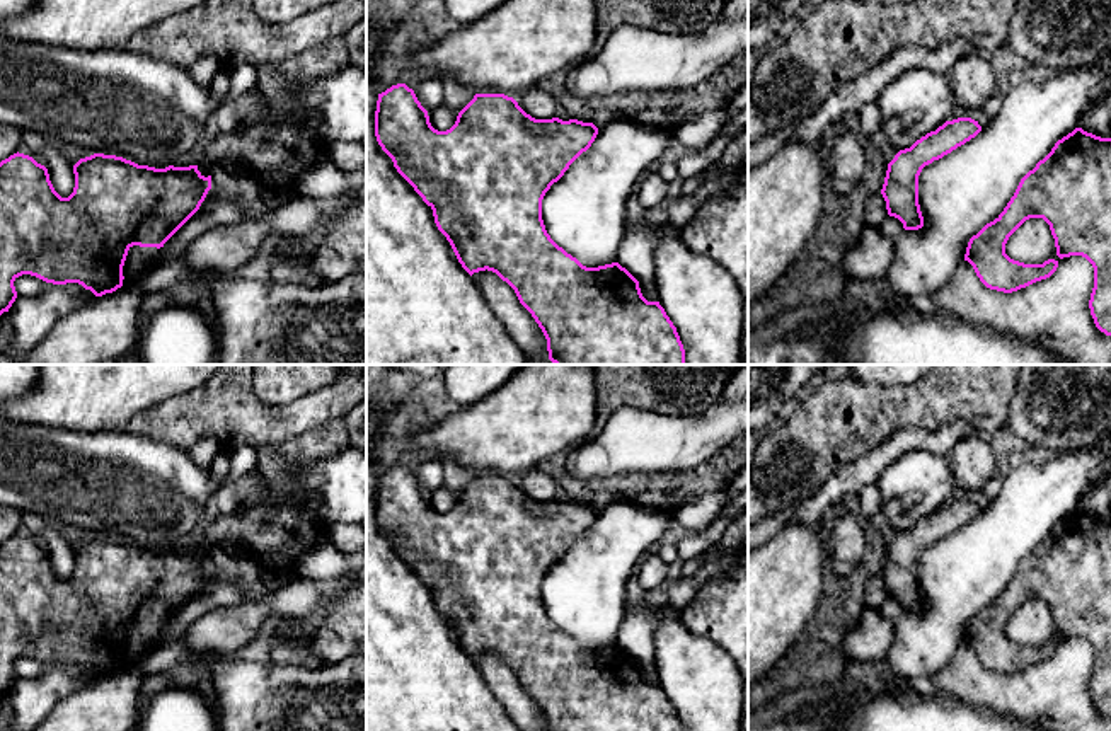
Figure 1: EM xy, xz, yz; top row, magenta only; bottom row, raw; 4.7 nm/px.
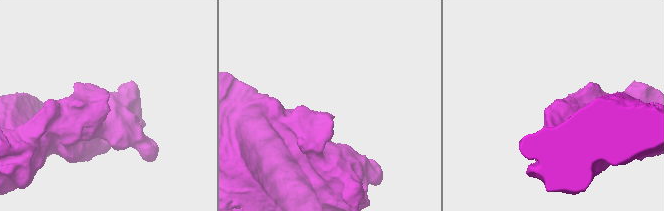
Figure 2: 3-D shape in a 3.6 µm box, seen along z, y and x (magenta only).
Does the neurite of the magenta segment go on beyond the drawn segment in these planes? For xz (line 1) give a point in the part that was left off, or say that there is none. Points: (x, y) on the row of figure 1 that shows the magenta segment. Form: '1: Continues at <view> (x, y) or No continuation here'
1: No continuation here

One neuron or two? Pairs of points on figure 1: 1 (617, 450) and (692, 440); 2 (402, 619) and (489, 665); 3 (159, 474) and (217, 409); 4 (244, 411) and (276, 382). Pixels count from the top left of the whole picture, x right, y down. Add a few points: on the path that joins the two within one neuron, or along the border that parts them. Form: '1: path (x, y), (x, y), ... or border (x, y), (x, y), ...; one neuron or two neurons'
1: path (636, 443), (673, 443); one neuron
2: border (471, 658), (491, 694); two neurons
3: border (143, 437), (188, 452); two neurons
4: border (251, 382), (270, 404), (300, 397); two neurons

